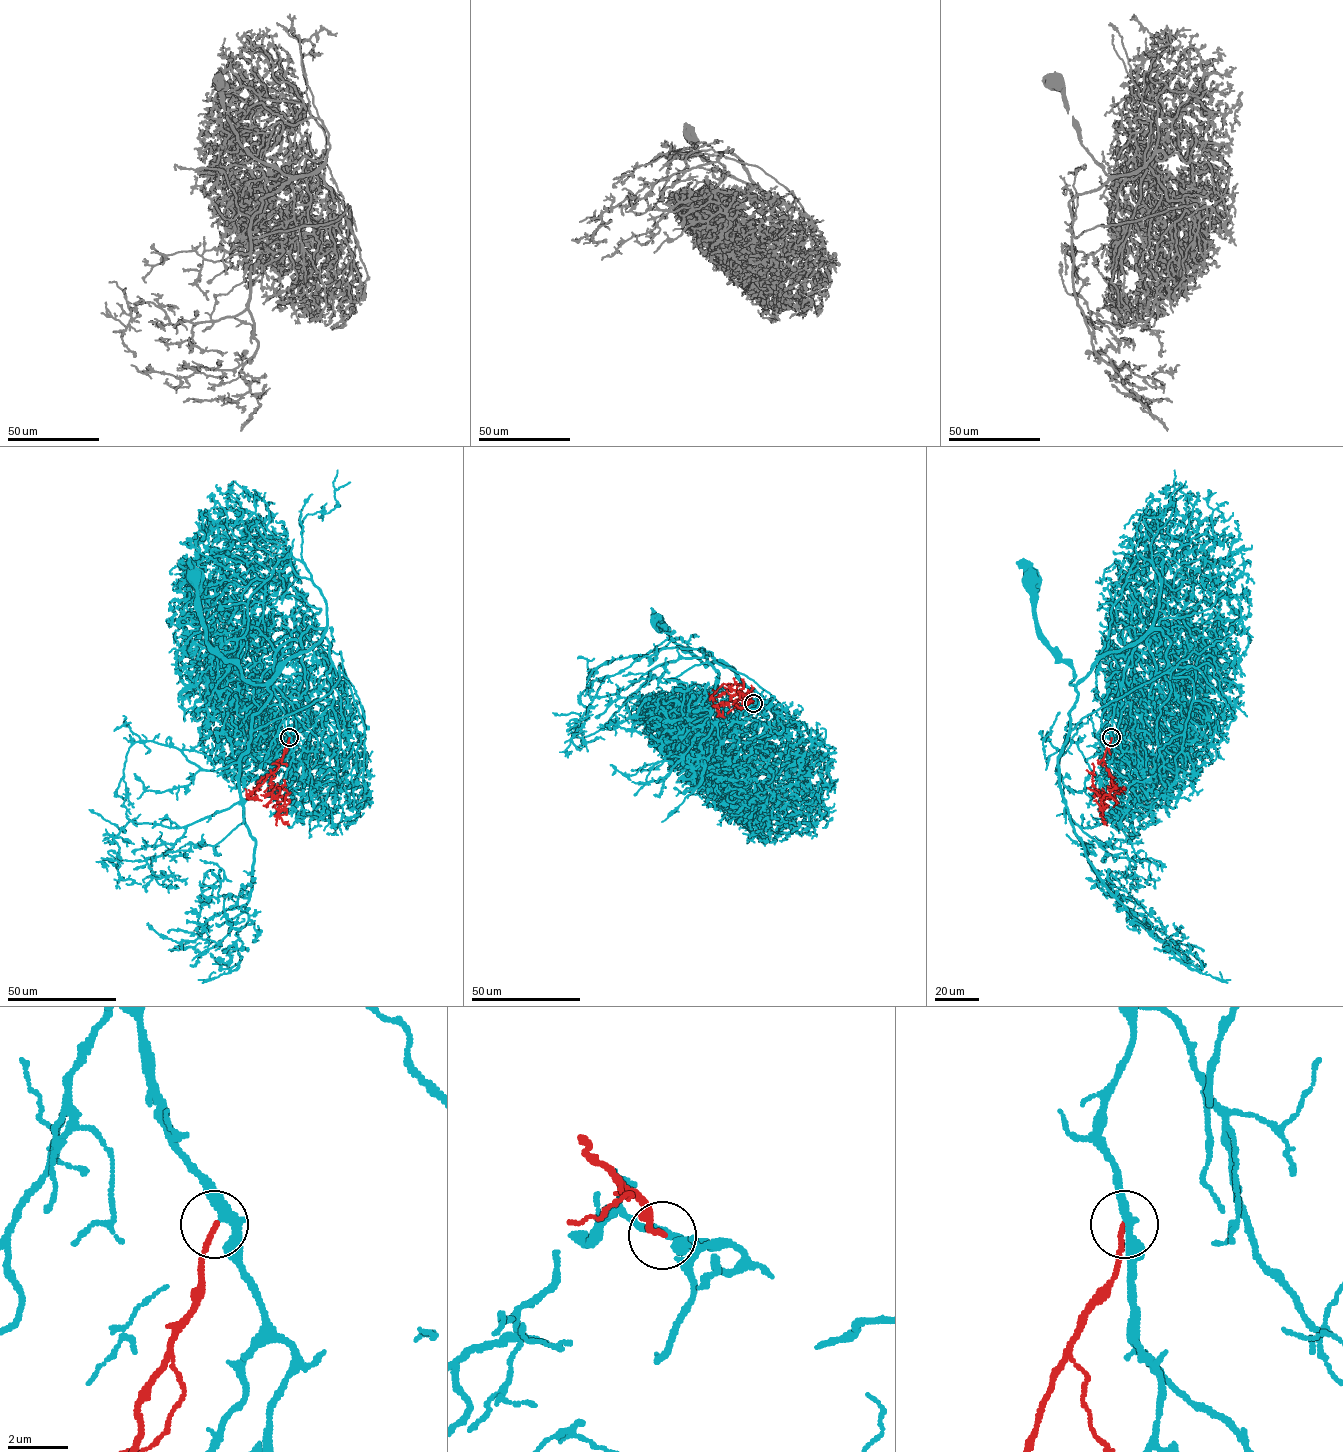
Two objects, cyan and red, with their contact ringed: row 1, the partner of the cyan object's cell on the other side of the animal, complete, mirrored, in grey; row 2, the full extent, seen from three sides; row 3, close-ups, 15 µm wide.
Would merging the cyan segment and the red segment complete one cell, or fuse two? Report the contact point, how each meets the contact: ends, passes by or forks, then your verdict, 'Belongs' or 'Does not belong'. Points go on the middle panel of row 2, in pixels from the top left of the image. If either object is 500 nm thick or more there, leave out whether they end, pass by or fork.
Place: (753, 703). At the ring cyan passes by. At the ring red ends. Belongs

